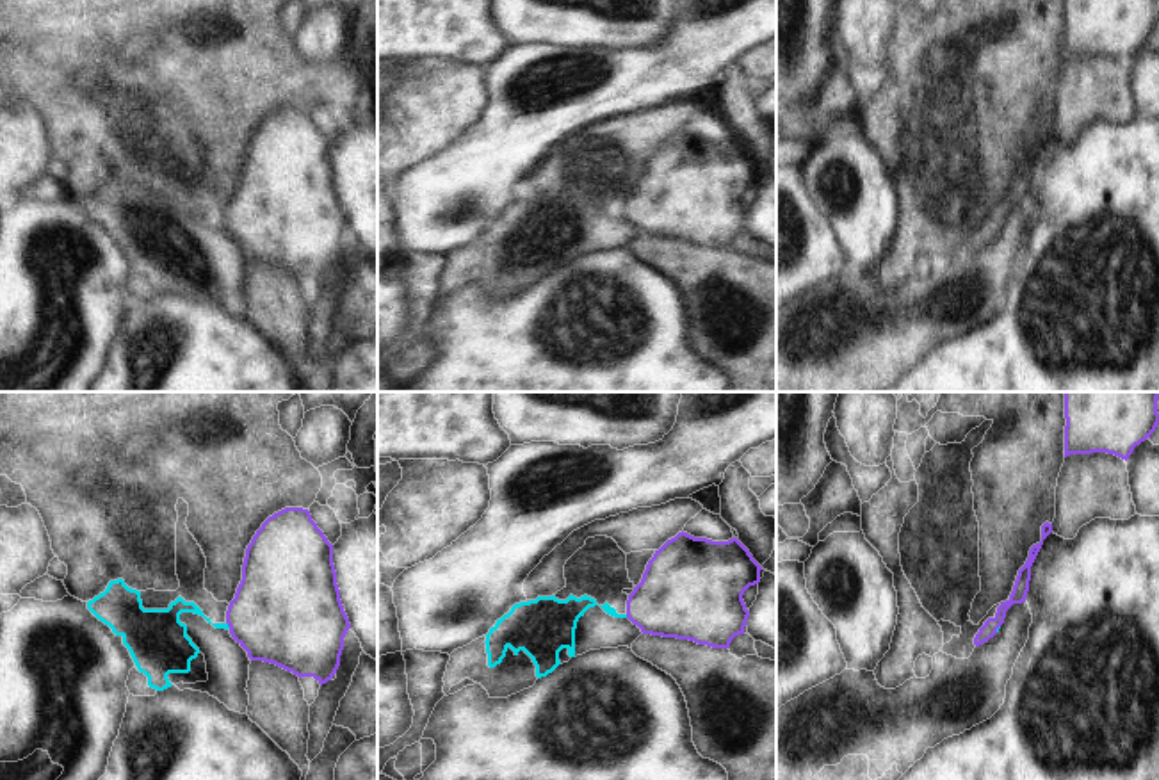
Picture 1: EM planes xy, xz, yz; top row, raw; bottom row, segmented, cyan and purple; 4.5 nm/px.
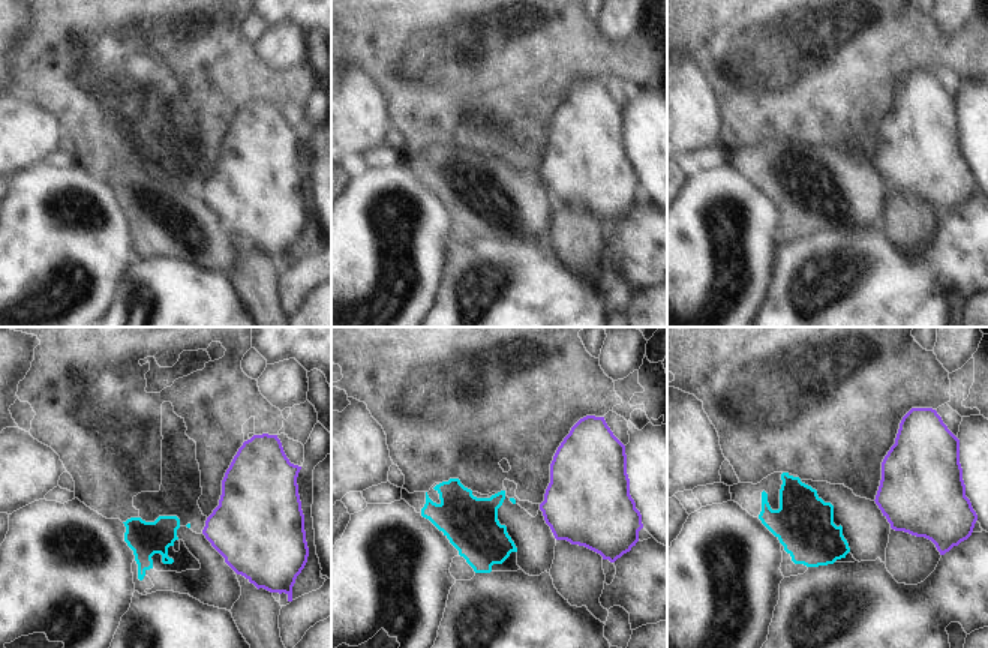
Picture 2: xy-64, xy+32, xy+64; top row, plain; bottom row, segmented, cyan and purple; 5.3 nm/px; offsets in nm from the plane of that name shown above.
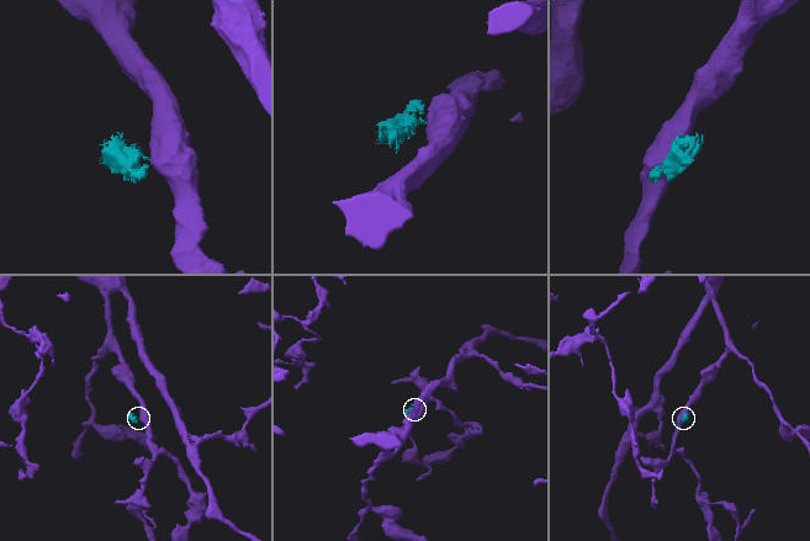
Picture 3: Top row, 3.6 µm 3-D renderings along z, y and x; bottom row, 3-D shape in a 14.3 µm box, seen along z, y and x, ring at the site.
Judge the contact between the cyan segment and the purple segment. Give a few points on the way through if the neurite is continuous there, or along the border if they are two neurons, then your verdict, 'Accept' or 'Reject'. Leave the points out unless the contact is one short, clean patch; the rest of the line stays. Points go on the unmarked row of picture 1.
Boundary: xy (226, 223), (230, 228). Reject

